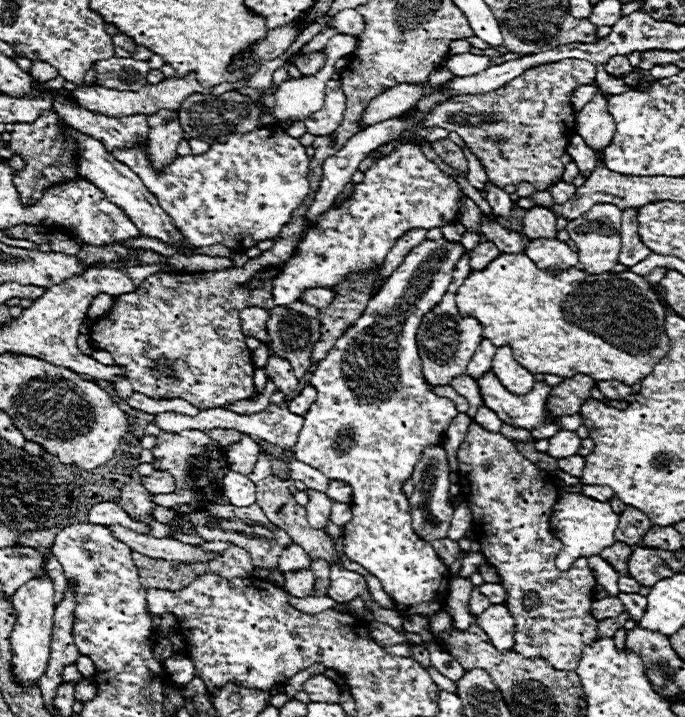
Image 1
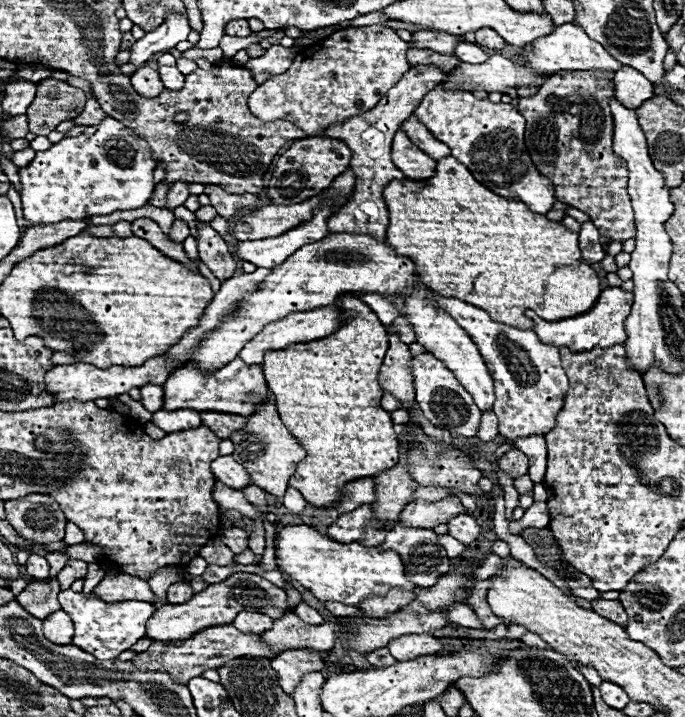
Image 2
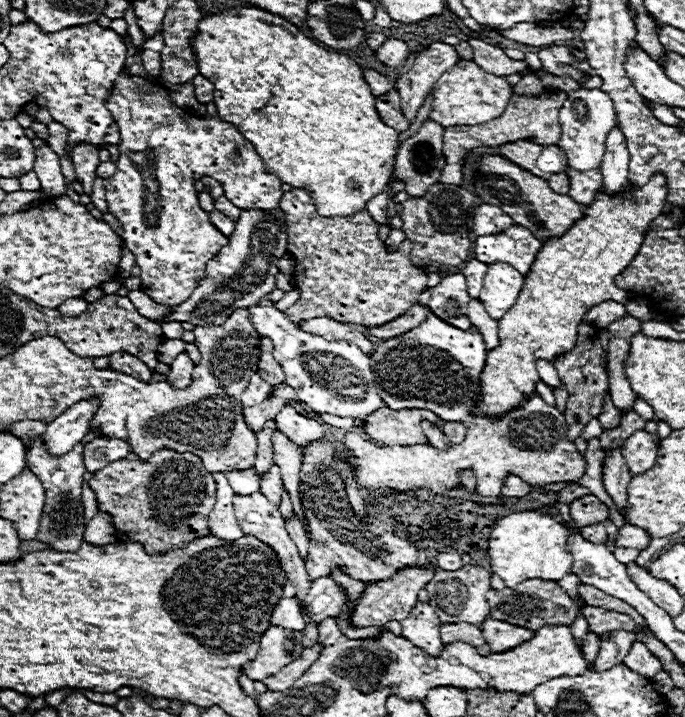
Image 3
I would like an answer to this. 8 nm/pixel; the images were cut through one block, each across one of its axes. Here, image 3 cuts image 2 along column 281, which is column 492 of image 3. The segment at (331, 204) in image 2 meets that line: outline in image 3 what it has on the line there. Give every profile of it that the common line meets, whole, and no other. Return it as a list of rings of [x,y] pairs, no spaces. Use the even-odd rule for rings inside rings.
[[[514,224],[500,234],[478,236],[474,242],[474,256],[486,264],[494,262],[510,264],[512,268],[526,276],[540,248],[542,244],[532,236],[530,230]]]

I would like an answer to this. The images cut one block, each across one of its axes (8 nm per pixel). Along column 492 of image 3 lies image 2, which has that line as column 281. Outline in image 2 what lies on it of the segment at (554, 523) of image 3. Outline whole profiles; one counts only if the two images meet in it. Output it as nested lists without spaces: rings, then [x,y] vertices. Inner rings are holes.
[[[282,526],[274,538],[276,570],[288,574],[322,602],[342,602],[358,606],[370,594],[384,596],[390,588],[404,588],[412,592],[416,586],[406,580],[404,566],[396,552],[378,552],[356,542],[342,544],[330,540],[312,526]]]

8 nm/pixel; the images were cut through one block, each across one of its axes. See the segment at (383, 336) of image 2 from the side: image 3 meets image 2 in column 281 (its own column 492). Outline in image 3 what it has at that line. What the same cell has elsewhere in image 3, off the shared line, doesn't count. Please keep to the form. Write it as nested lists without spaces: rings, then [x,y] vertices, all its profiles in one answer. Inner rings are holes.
[[[654,174],[650,182],[642,188],[628,186],[622,196],[610,198],[604,190],[596,194],[596,202],[584,206],[584,216],[578,220],[562,238],[552,238],[542,244],[542,252],[538,252],[534,260],[534,268],[530,276],[524,280],[524,288],[514,308],[506,312],[500,320],[500,344],[498,348],[488,352],[488,360],[482,371],[482,400],[478,400],[478,408],[482,416],[498,416],[506,410],[514,408],[522,394],[534,392],[534,382],[540,380],[536,372],[536,358],[552,360],[556,354],[570,350],[578,336],[578,324],[584,320],[584,314],[590,306],[600,304],[604,300],[616,300],[620,304],[630,302],[630,294],[614,284],[614,276],[618,276],[638,254],[638,248],[644,240],[644,234],[650,222],[662,212],[666,200],[666,178],[662,174]]]

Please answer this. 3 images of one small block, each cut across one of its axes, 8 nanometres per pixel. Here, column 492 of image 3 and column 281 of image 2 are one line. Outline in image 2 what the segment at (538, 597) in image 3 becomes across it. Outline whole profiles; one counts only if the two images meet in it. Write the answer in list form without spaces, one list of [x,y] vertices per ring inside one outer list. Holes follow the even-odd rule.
[[[236,572],[230,578],[226,578],[220,584],[210,584],[206,590],[192,596],[192,600],[184,604],[164,604],[150,616],[146,622],[146,638],[158,640],[162,644],[180,644],[186,636],[194,636],[194,632],[200,632],[202,628],[210,628],[210,624],[232,624],[234,616],[238,612],[262,612],[270,616],[272,620],[280,620],[286,612],[292,612],[292,608],[286,608],[286,592],[266,578],[258,574],[246,574]],[[178,630],[180,636],[174,636],[172,632]]]

